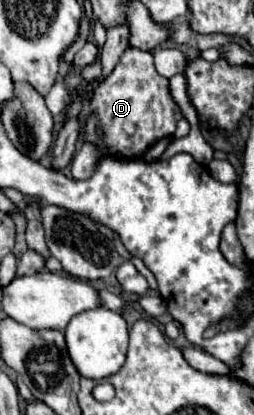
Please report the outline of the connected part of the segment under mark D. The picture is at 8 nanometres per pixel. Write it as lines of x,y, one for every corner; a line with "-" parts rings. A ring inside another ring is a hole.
127,49
123,59
115,65
113,73
99,83
91,99
91,115
85,123
85,135
95,141
95,127
103,127
109,155
121,159
139,159
151,143
161,137
173,135
181,111
169,93
169,81
163,79
153,65
153,55
141,49

